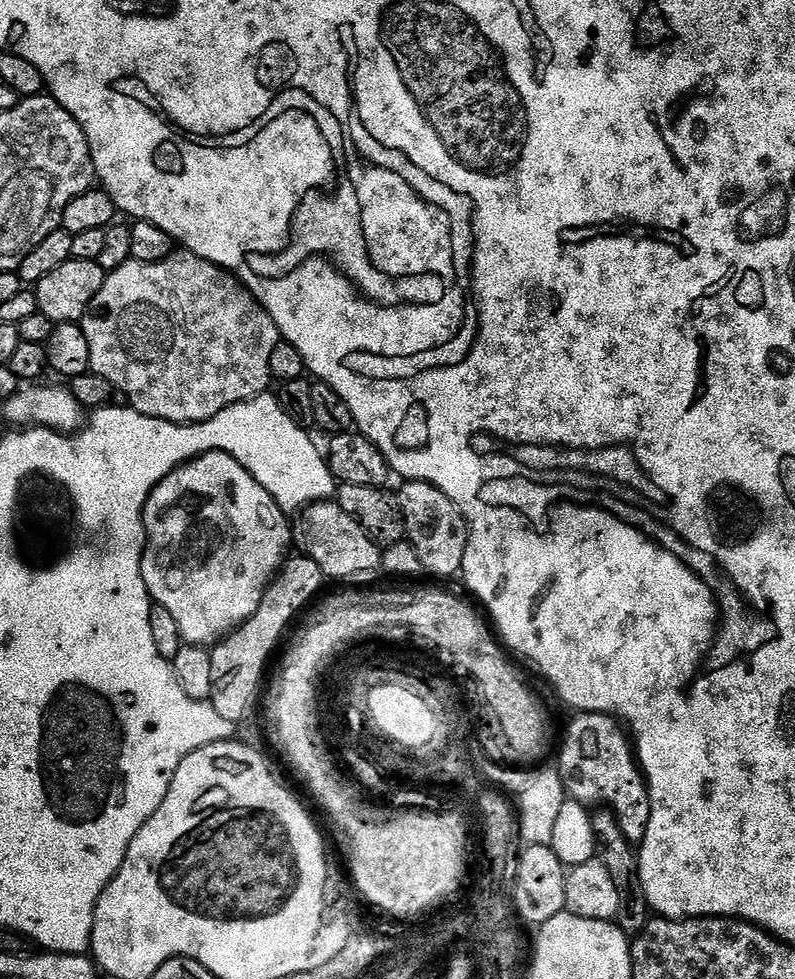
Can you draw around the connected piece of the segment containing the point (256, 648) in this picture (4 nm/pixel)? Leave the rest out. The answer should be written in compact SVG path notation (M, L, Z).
M295 556L285 563L276 579L268 585L256 613L211 649L214 682L210 703L233 726L239 725L239 720L246 719L255 708L257 711L262 685L266 680L264 667L267 666L280 635L284 631L287 633L288 623L292 619L295 621L321 595L320 587L326 583L321 561L311 560L308 556Z

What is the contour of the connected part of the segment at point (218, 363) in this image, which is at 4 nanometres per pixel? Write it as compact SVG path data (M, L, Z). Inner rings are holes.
M183 250L173 251L172 255L167 256L162 262L138 262L131 259L118 266L118 270L107 273L102 290L98 290L88 315L82 321L82 327L86 334L86 342L90 342L91 371L102 374L102 378L107 378L116 387L117 393L128 399L125 401L136 412L175 424L201 424L202 421L214 418L214 414L230 406L265 395L269 391L268 384L273 383L270 374L270 354L274 354L274 346L282 342L274 318L270 318L268 311L252 297L251 292L240 283L239 278L218 267L214 262L206 262L206 258L198 258L198 254Z

